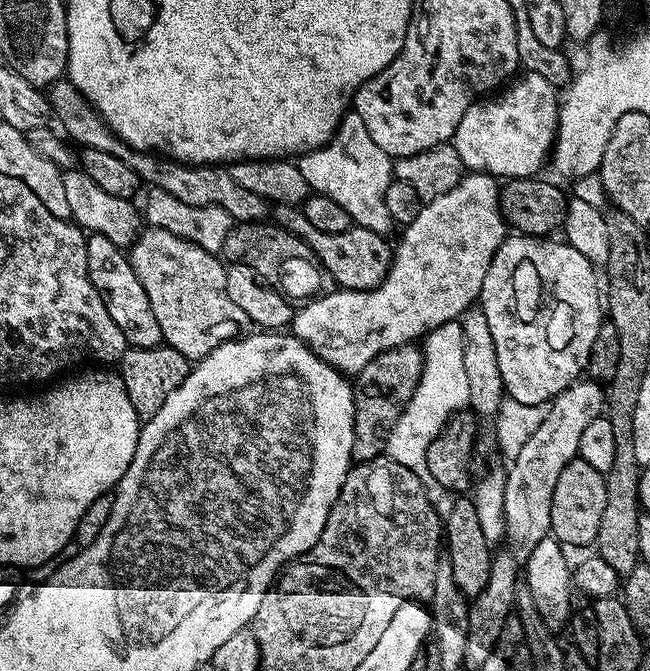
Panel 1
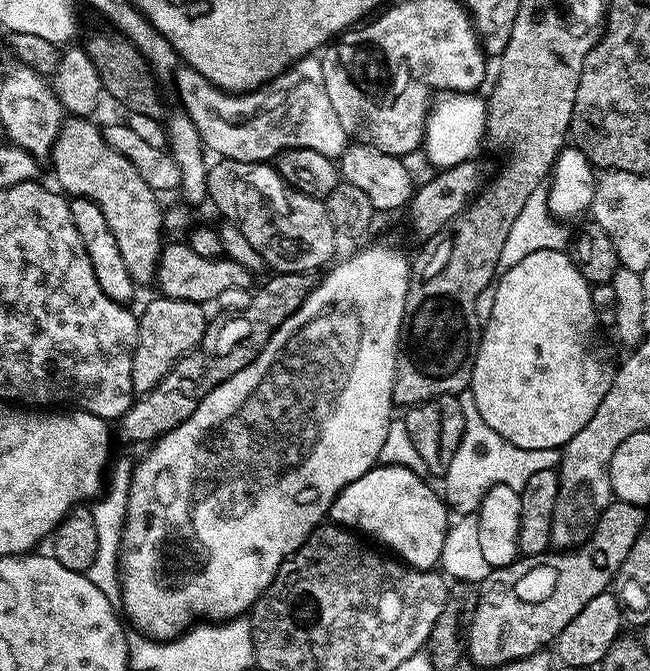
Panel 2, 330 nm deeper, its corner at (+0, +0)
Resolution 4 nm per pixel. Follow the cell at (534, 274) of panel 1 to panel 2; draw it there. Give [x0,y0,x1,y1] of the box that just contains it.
[470,248,614,454]

